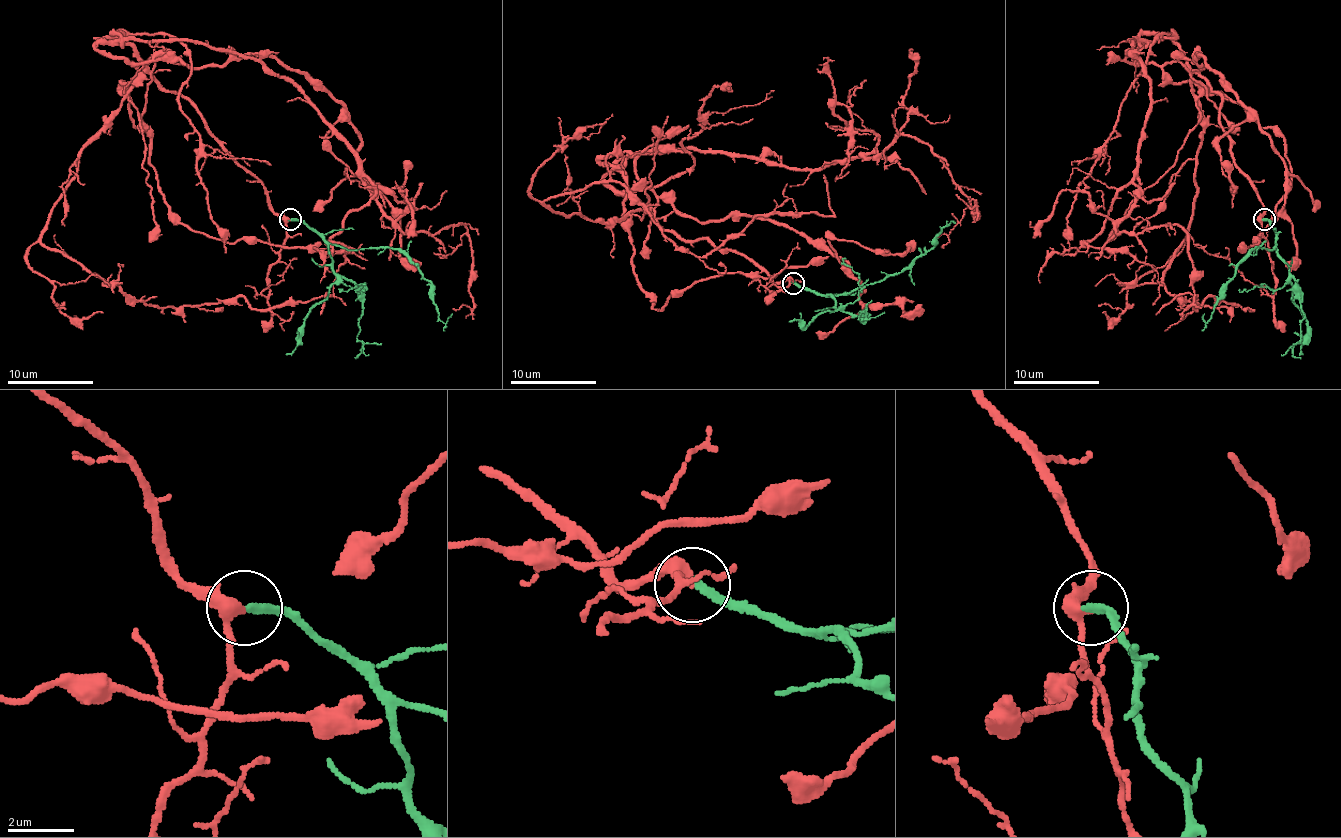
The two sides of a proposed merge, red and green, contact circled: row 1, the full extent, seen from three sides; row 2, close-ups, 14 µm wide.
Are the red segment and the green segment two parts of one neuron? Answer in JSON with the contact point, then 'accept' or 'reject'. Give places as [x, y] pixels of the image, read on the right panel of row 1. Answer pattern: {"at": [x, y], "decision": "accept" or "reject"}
{"at": [1264, 219], "decision": "accept"}

